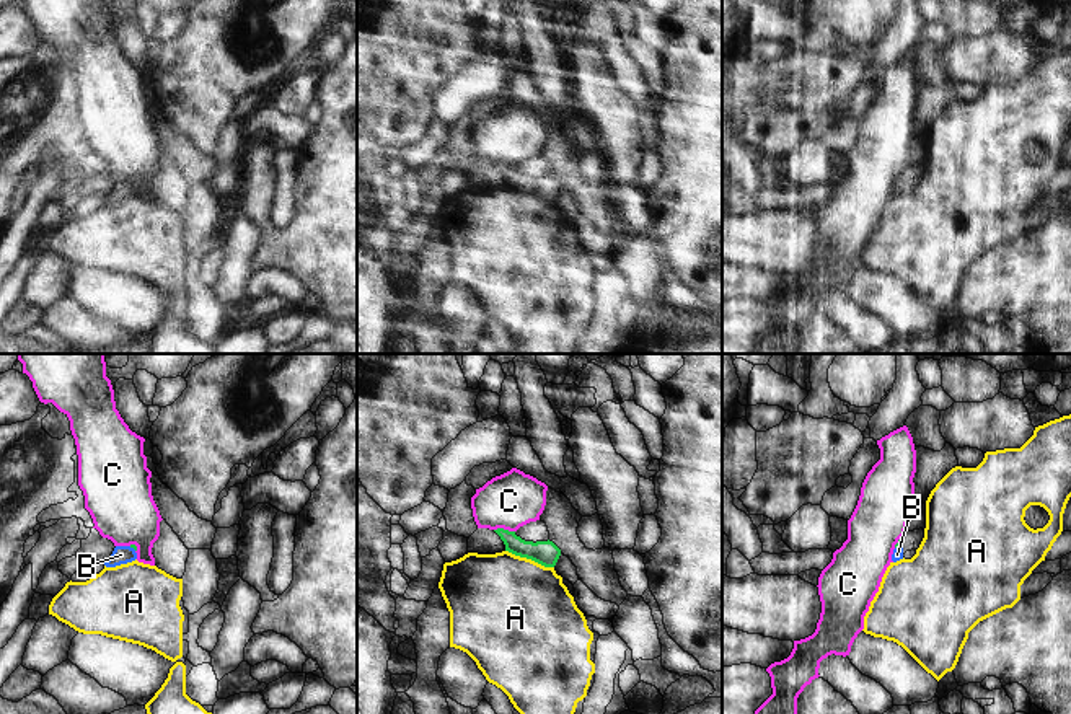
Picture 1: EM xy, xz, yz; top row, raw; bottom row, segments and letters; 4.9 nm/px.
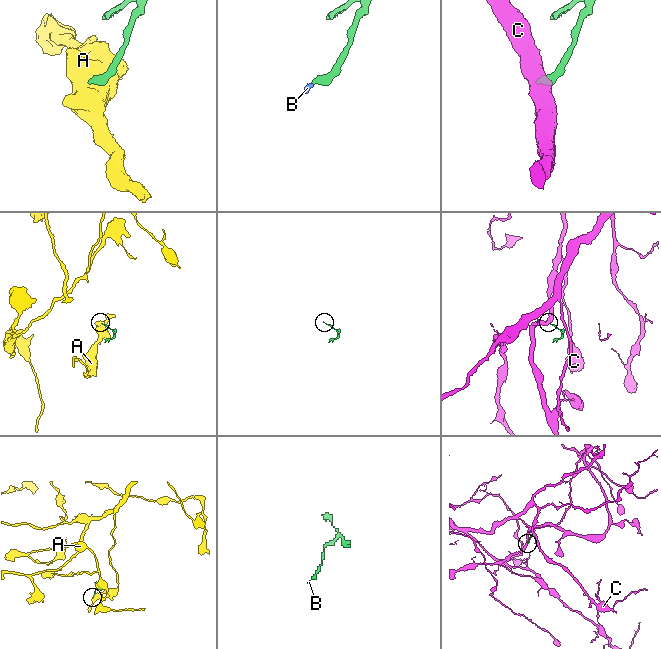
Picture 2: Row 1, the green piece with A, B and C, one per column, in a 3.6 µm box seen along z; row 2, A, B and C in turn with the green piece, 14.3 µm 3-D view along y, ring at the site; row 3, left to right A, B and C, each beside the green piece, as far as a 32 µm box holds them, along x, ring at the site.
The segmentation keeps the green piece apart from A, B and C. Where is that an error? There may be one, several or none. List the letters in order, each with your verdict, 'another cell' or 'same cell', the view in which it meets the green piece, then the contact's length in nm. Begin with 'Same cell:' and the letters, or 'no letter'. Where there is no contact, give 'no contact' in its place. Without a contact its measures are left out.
Same cell: B
A: another cell; meets green in xz; contact 260 nm long
B: same cell; meets green in xy; contact 40 nm long
C: another cell; meets green in xz; contact 110 nm long

